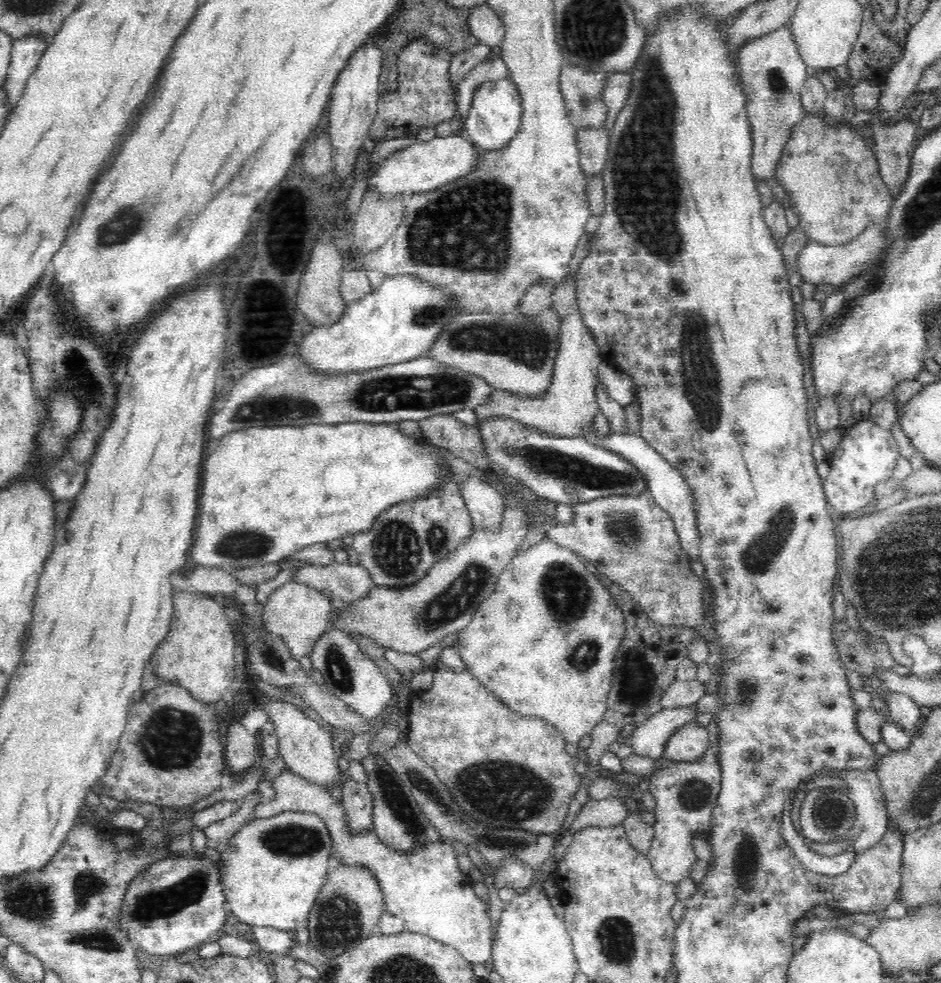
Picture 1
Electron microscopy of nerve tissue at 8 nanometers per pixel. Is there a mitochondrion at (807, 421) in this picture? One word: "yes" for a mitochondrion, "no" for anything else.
no

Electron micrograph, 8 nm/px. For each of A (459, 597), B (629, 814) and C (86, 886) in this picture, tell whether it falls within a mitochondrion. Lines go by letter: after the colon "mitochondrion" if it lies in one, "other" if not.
A: mitochondrion
B: other
C: mitochondrion

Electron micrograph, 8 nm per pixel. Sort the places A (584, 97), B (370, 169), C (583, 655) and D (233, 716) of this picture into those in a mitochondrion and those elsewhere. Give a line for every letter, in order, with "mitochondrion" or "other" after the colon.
A: mitochondrion
B: other
C: mitochondrion
D: other

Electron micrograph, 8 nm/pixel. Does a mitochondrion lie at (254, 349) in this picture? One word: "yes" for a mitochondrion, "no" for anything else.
no

